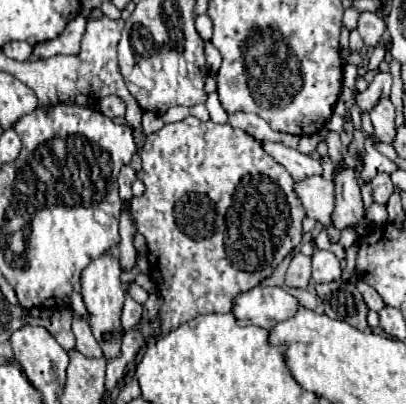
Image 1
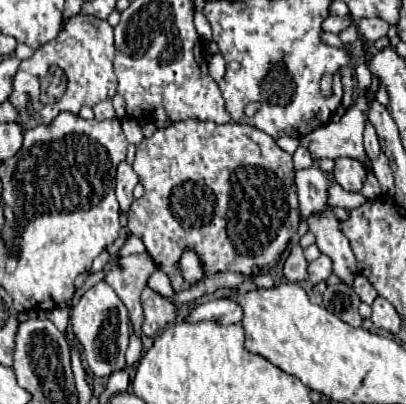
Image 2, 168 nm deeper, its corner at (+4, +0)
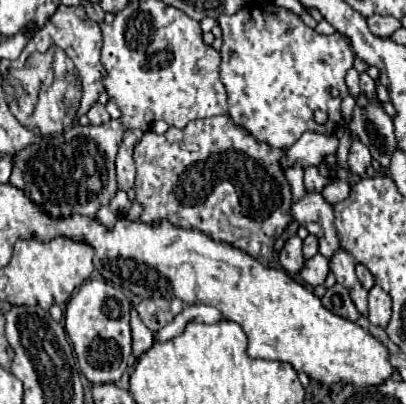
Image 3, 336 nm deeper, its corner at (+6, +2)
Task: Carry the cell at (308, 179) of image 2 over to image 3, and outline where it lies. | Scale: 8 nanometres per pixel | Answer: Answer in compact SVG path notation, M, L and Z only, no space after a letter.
M305 192L301 200L293 204L293 220L305 226L319 240L319 252L331 258L339 248L339 240L333 226L333 208L321 192Z

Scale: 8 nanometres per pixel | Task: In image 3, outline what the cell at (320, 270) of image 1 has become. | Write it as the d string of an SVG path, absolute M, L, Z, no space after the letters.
M315 254L313 258L309 258L303 268L301 268L301 278L309 284L309 286L319 286L325 282L329 274L329 262L325 260L325 256Z

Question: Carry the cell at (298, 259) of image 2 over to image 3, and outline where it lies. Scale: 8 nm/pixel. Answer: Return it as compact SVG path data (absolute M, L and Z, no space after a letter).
M293 236L285 242L283 250L279 252L279 262L281 262L281 268L289 274L297 274L303 268L305 258L301 252L301 238L299 236Z

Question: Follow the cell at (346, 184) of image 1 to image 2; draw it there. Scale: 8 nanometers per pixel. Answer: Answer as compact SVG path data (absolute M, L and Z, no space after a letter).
M337 158L333 178L337 184L341 184L349 192L359 192L363 188L363 182L367 178L365 164L355 158Z

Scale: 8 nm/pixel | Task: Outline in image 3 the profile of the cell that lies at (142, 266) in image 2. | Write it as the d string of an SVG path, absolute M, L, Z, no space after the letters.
M131 304L131 334L133 334L133 352L135 352L135 356L141 356L145 350L151 348L153 332L149 332L149 328L137 316L135 304Z

